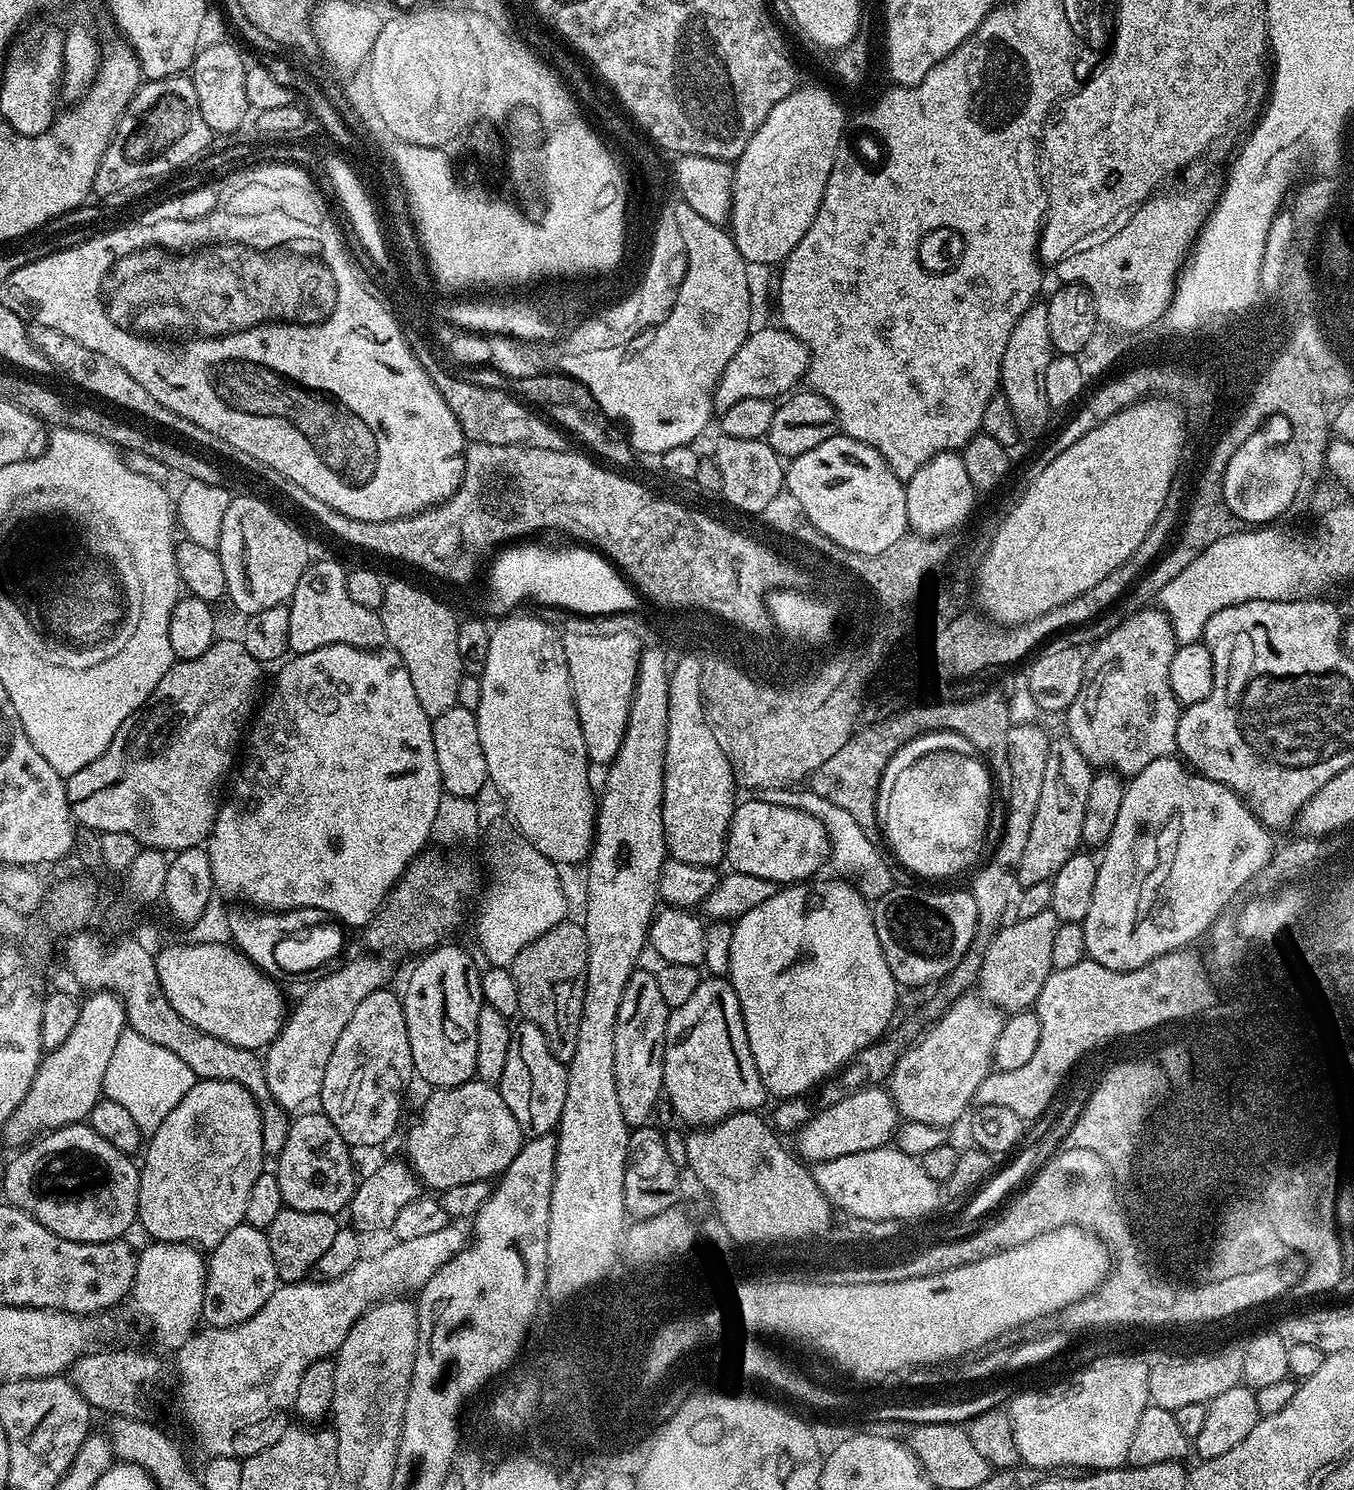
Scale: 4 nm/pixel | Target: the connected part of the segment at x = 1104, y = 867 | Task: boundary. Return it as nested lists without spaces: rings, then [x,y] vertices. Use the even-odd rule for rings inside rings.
[[[1176,758],[1150,762],[1127,783],[1118,822],[1102,849],[1104,857],[1098,860],[1090,914],[1082,922],[1087,959],[1129,972],[1168,952],[1187,949],[1191,940],[1209,931],[1236,892],[1267,866],[1273,854],[1272,836],[1251,807],[1224,784],[1208,780]]]

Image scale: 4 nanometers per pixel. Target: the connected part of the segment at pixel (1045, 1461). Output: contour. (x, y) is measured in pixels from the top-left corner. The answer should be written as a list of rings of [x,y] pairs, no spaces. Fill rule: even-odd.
[[[1119,1354],[1119,1356],[1100,1356],[1097,1360],[1090,1361],[1081,1372],[1074,1373],[1069,1380],[1064,1380],[1061,1384],[1046,1389],[1045,1392],[1020,1392],[1016,1397],[1012,1396],[1007,1401],[1006,1411],[1014,1434],[1014,1446],[1018,1446],[1021,1461],[1029,1464],[1031,1468],[1043,1468],[1045,1470],[1051,1470],[1051,1468],[1064,1468],[1060,1470],[1103,1470],[1106,1468],[1122,1468],[1128,1464],[1130,1442],[1134,1439],[1134,1429],[1138,1427],[1138,1418],[1142,1418],[1142,1410],[1146,1410],[1149,1403],[1147,1388],[1145,1387],[1145,1368],[1142,1367],[1141,1363],[1129,1360],[1126,1354]]]

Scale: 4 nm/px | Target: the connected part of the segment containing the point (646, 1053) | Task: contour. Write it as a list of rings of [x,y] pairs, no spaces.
[[[655,971],[633,972],[622,996],[622,1006],[618,1008],[618,1022],[614,1036],[618,1102],[622,1106],[622,1116],[633,1129],[645,1127],[651,1121],[648,1119],[651,1118],[656,1103],[662,1100],[669,1011],[665,999],[662,998]]]

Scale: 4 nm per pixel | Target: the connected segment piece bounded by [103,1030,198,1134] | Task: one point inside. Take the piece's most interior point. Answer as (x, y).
(147, 1079)

